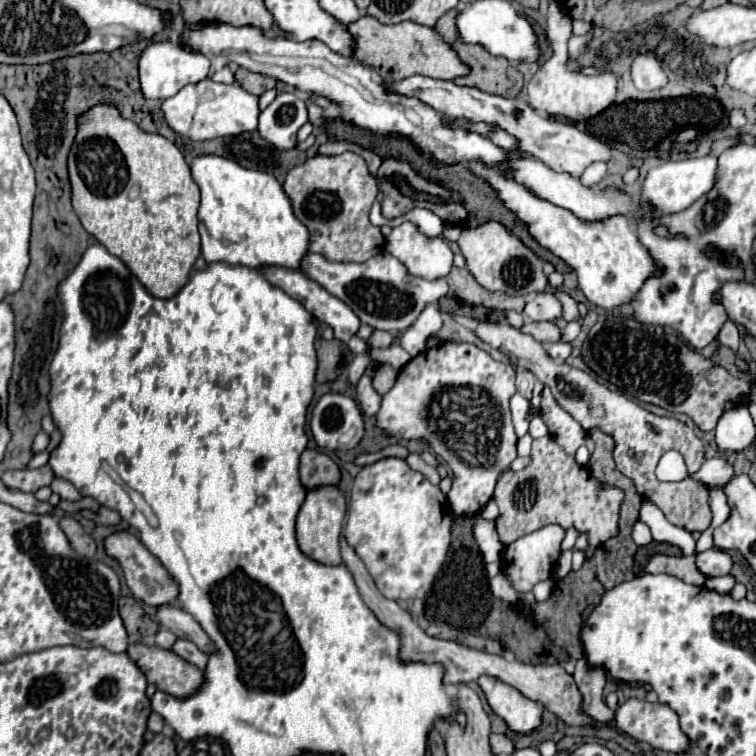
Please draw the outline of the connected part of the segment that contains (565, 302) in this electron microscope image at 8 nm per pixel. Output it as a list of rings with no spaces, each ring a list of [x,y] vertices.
[[[556,292],[556,296],[558,296],[558,300],[564,306],[564,320],[566,322],[572,322],[572,320],[582,322],[582,316],[578,314],[578,304],[574,302],[574,298],[570,298],[568,294],[562,294],[562,292]]]

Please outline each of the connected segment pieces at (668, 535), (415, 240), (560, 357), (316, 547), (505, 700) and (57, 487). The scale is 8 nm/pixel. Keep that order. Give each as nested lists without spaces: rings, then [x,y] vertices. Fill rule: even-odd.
[[[648,516],[648,528],[650,528],[650,532],[654,528],[654,540],[678,546],[684,554],[694,554],[696,540],[684,528],[678,528],[670,522],[658,522],[658,518],[654,518],[654,522],[652,522],[652,516]]]
[[[402,222],[392,228],[392,234],[386,238],[386,250],[392,256],[396,256],[406,266],[406,270],[410,270],[410,274],[426,278],[426,280],[444,278],[452,270],[454,254],[450,250],[450,246],[446,244],[446,240],[444,238],[428,238],[428,236],[420,234],[412,222]]]
[[[554,342],[550,348],[548,348],[548,354],[556,360],[556,362],[566,362],[566,358],[572,354],[572,344],[566,344],[566,342]]]
[[[322,486],[322,488],[310,490],[306,494],[306,500],[296,518],[296,540],[298,540],[300,550],[308,558],[312,558],[320,564],[338,566],[342,562],[338,538],[340,538],[344,516],[346,516],[346,500],[338,486]]]
[[[482,676],[478,684],[492,712],[500,716],[512,732],[530,734],[542,724],[542,706],[524,698],[516,688],[490,676]]]
[[[54,478],[52,484],[50,484],[50,488],[52,488],[52,492],[56,492],[64,500],[78,500],[80,498],[78,490],[70,482],[66,482],[62,478]]]

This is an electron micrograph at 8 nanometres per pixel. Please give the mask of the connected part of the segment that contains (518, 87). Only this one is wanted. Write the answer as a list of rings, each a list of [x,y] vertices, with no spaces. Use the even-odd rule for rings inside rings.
[[[448,10],[448,12],[436,22],[436,26],[434,26],[434,30],[442,36],[442,40],[456,50],[458,58],[462,58],[462,62],[464,62],[466,66],[470,66],[470,74],[468,74],[468,76],[462,76],[462,78],[456,78],[454,82],[456,82],[458,86],[474,86],[474,88],[478,88],[478,90],[482,90],[482,92],[498,94],[498,96],[506,96],[506,98],[518,96],[518,94],[522,92],[522,86],[524,86],[522,74],[520,74],[514,66],[510,66],[510,62],[508,62],[506,58],[496,58],[496,56],[488,54],[488,52],[486,52],[482,46],[478,46],[478,44],[466,44],[466,42],[462,42],[462,40],[458,38],[458,30],[456,30],[456,24],[454,24],[456,14],[458,14],[458,10]]]

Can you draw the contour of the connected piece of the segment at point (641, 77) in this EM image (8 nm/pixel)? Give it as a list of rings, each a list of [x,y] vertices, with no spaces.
[[[640,54],[632,64],[632,80],[638,90],[652,92],[662,90],[668,84],[668,76],[660,68],[658,60],[652,54]]]

